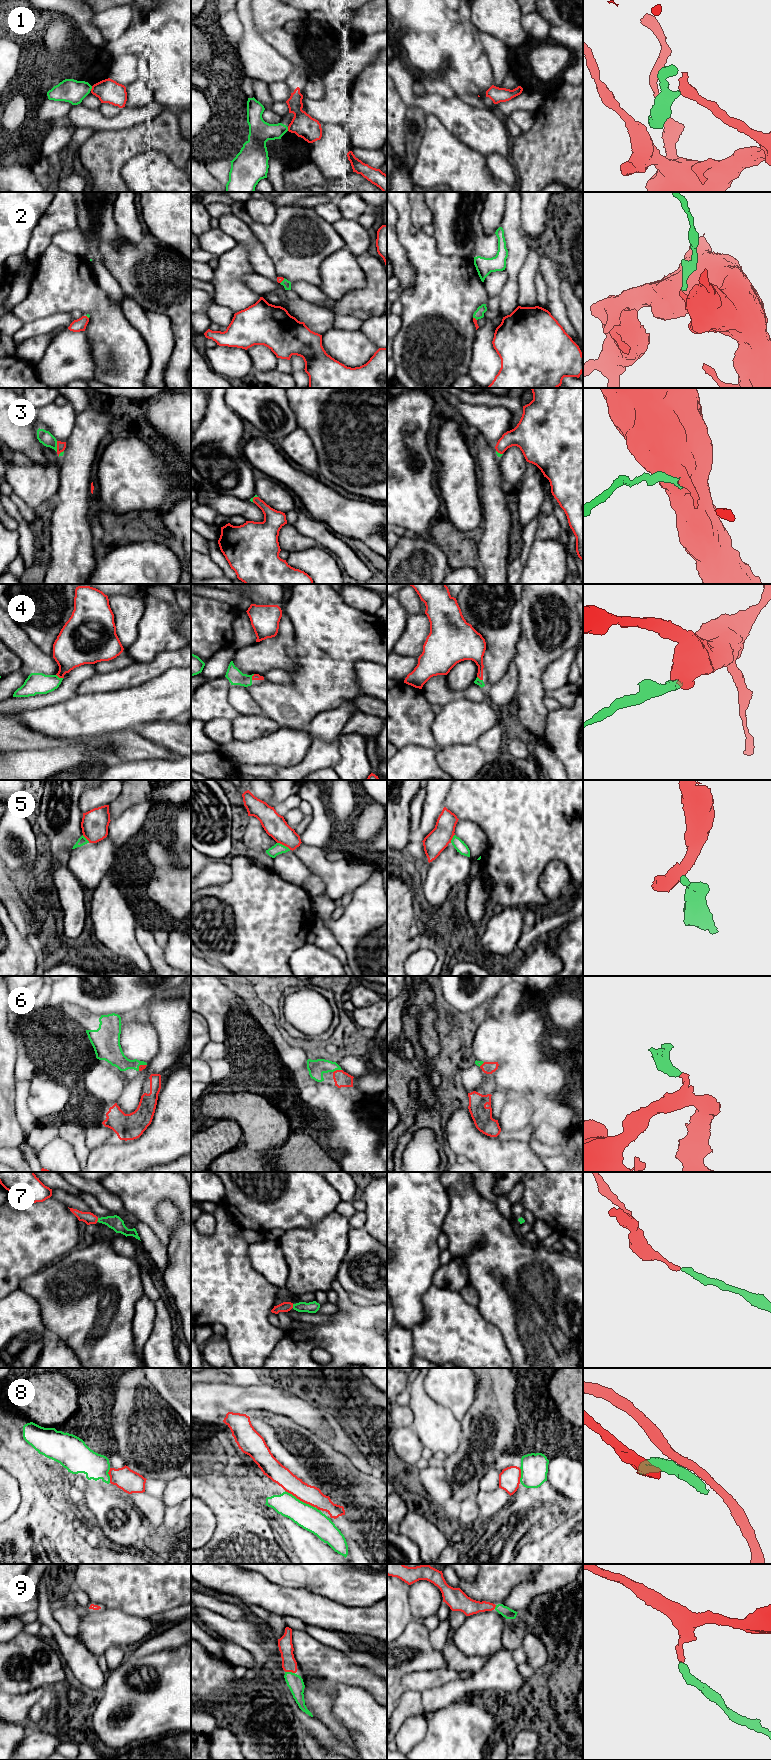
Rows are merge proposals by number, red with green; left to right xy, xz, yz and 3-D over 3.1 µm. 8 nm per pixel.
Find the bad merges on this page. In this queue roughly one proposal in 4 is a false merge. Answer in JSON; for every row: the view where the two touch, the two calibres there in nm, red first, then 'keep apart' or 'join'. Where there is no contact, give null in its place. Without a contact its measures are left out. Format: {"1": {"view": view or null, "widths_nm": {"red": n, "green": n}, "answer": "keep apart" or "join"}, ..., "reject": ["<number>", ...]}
{"1": {"view": "xy", "widths_nm": {"red": 190, "green": 190}, "answer": "keep apart"}, "2": {"view": "xz", "widths_nm": {"red": 50, "green": 60}, "answer": "join"}, "3": {"view": "xy", "widths_nm": {"red": 70, "green": 110}, "answer": "join"}, "4": {"view": "xy", "widths_nm": {"red": 300, "green": 180}, "answer": "join"}, "5": {"view": "xz", "widths_nm": {"red": 180, "green": 90}, "answer": "keep apart"}, "6": {"view": "xz", "widths_nm": {"red": 130, "green": 140}, "answer": "join"}, "7": {"view": "xy", "widths_nm": {"red": 100, "green": 110}, "answer": "join"}, "8": {"view": "xz", "widths_nm": {"red": 150, "green": 190}, "answer": "join"}, "9": {"view": "xz", "widths_nm": {"red": 120, "green": 130}, "answer": "join"}, "reject": ["1", "5"]}

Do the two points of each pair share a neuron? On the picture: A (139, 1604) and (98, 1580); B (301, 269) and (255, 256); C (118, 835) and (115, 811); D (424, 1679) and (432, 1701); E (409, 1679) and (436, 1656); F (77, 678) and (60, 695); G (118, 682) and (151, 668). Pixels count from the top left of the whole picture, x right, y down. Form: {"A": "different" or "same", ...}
{"A": "same", "B": "different", "C": "different", "D": "different", "E": "different", "F": "same", "G": "same"}

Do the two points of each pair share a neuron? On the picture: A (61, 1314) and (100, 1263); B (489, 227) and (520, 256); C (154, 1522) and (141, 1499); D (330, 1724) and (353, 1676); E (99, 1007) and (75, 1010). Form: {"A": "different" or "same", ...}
{"A": "same", "B": "different", "C": "same", "D": "same", "E": "different"}

